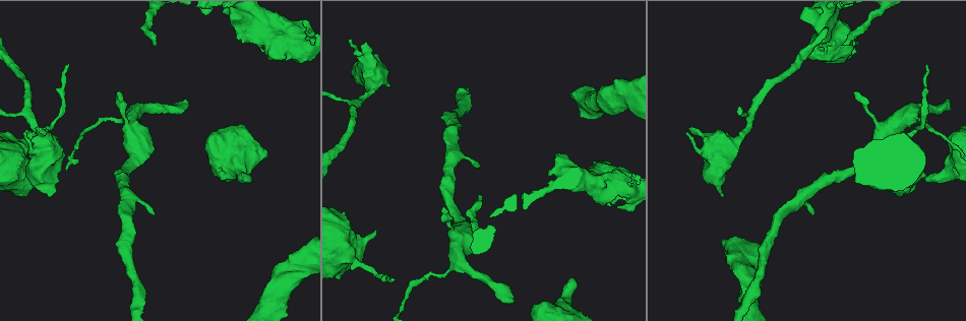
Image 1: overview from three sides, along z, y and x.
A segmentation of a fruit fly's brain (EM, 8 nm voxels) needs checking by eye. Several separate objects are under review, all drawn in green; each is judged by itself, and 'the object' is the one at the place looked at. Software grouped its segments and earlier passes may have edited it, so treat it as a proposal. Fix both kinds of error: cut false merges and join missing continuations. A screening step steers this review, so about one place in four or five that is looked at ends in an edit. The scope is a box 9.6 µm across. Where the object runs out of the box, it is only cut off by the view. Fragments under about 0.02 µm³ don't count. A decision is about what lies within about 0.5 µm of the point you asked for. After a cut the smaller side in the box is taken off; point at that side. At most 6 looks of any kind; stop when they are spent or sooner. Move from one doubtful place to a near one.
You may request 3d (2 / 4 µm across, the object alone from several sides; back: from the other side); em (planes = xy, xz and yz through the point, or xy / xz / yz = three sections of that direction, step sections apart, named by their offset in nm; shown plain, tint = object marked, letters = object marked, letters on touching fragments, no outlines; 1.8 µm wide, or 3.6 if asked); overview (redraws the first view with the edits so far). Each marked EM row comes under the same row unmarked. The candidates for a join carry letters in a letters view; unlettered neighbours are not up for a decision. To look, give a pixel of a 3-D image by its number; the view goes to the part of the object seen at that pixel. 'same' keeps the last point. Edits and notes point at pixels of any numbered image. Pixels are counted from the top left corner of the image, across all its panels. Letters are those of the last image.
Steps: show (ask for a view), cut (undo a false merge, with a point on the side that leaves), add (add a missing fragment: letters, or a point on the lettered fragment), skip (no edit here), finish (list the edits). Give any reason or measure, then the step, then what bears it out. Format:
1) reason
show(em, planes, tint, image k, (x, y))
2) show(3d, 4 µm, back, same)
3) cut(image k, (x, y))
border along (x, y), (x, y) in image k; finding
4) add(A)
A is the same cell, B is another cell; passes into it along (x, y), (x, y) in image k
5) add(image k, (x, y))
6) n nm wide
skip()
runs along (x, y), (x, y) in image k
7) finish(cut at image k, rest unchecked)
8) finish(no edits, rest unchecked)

tapers out
show(3d, 4 µm, image 1, (814, 212))

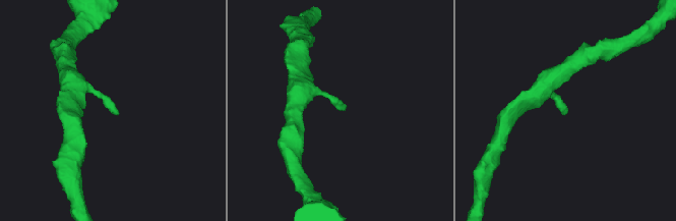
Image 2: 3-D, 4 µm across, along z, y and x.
show(em, yz, step 16, letters, image 2, (563, 113))

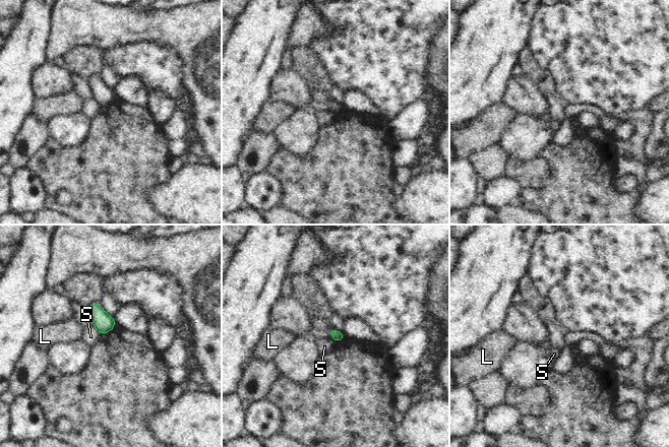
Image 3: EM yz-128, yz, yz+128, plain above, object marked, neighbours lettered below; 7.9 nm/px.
cut it another way
show(em, xz, step 4, letters, same)

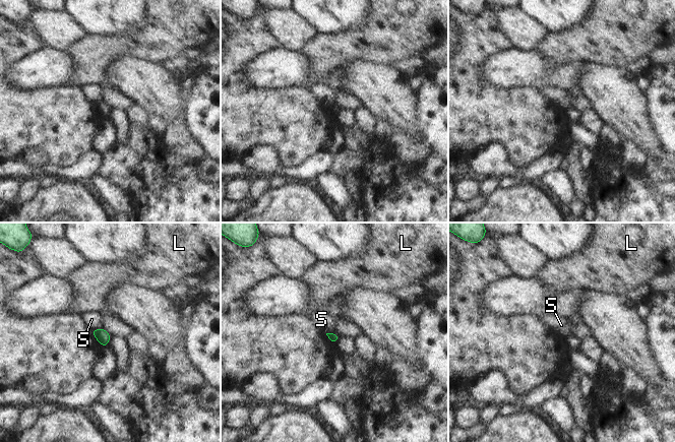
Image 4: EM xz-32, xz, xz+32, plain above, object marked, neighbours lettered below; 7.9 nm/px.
skip()
L and S are other cells; border along (102, 327), (91, 330) in image 4; none of them fits

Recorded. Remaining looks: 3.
an open end
show(3d, 4 µm, image 1, (510, 298))

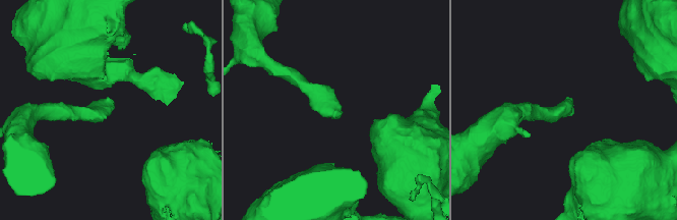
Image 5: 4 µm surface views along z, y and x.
show(em, planes, letters, image 5, (108, 97))

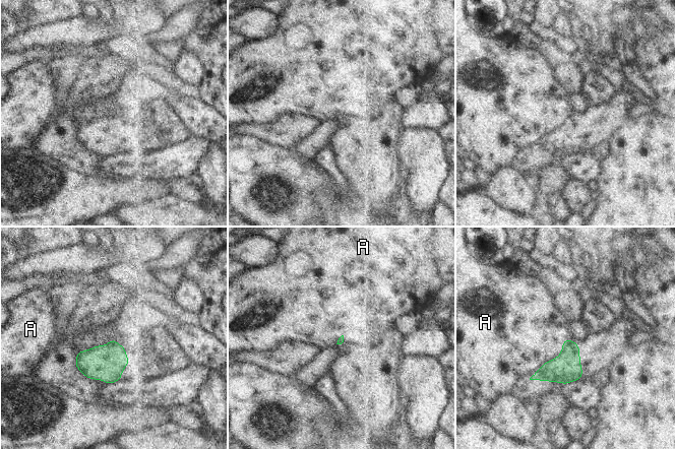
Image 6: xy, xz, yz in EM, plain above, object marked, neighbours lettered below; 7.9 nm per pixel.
A touches over 420 nm
skip()
A is another cell; none of them fits

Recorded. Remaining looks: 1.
branch stops here
show(em, 3.6 µm, planes, letters, image 1, (58, 179))

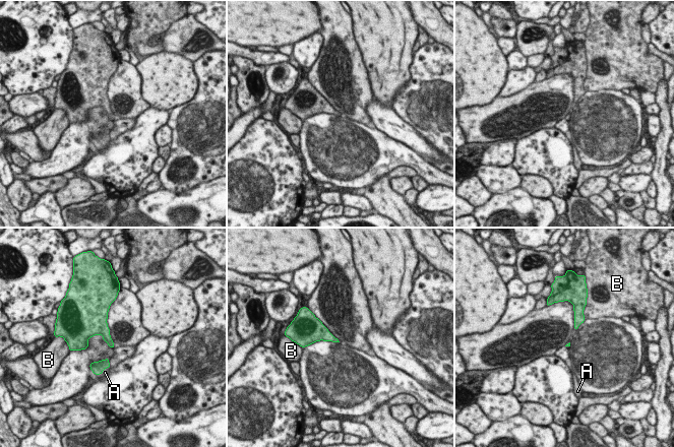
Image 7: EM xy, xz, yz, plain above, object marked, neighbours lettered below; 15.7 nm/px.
add(A)
A is the same cell, B is another cell; passes into it along (97, 367), (103, 370), (105, 372) in image 7; it goes on there

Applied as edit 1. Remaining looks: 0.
finish(add at image 7, rest unchecked)

